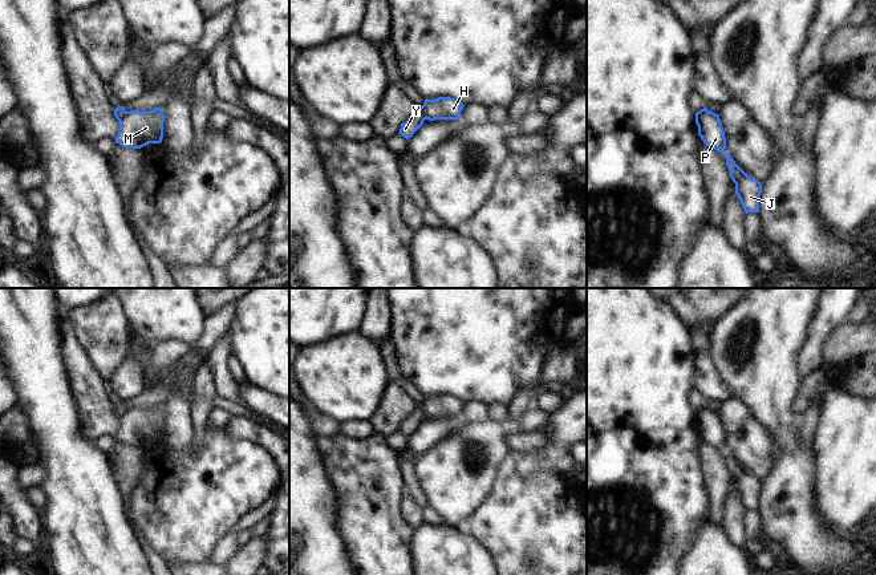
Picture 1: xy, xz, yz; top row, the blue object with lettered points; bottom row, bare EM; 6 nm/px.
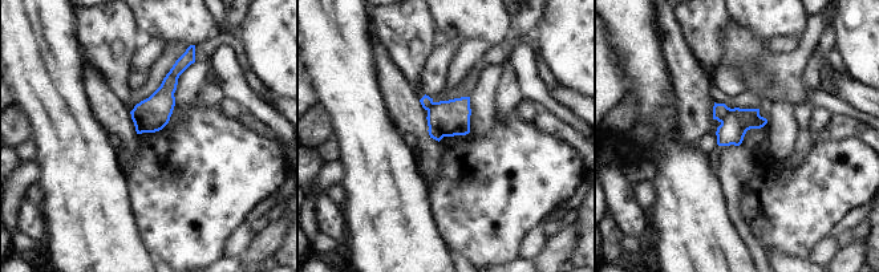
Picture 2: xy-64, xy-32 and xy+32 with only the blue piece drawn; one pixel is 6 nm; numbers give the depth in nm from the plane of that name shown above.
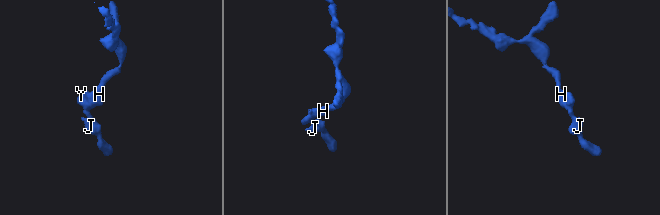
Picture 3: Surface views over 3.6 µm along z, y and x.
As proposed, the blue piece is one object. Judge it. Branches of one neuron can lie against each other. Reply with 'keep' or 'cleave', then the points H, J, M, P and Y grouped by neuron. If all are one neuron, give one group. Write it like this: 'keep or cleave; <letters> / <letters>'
cleave; H M P / J Y

